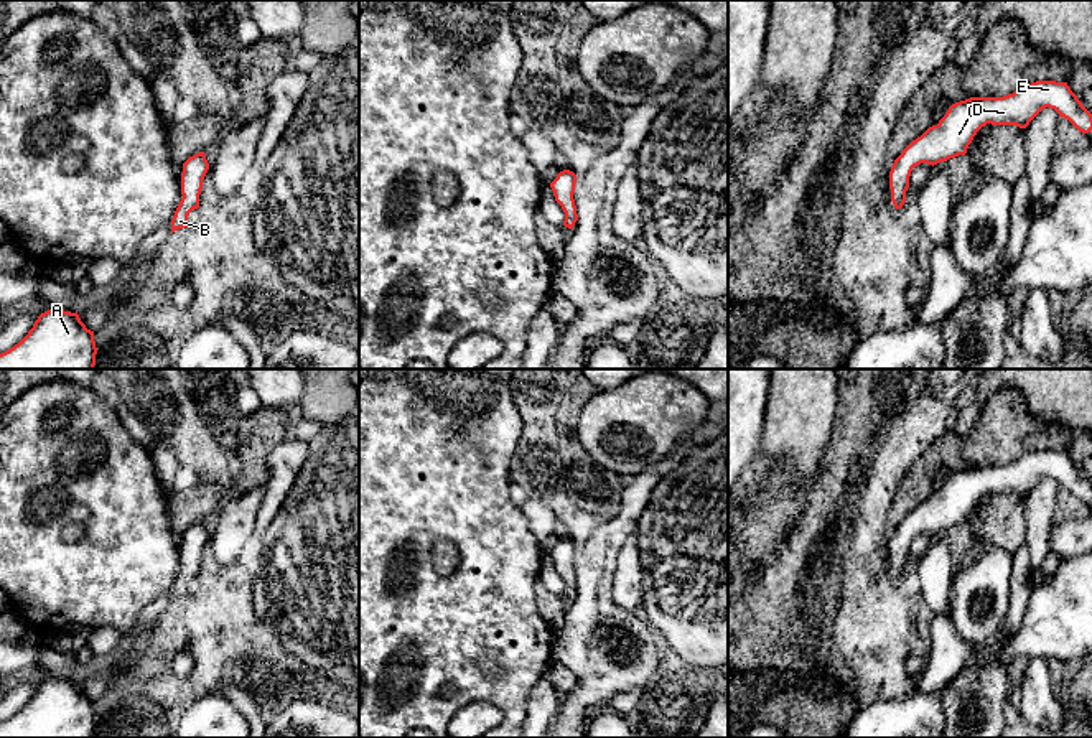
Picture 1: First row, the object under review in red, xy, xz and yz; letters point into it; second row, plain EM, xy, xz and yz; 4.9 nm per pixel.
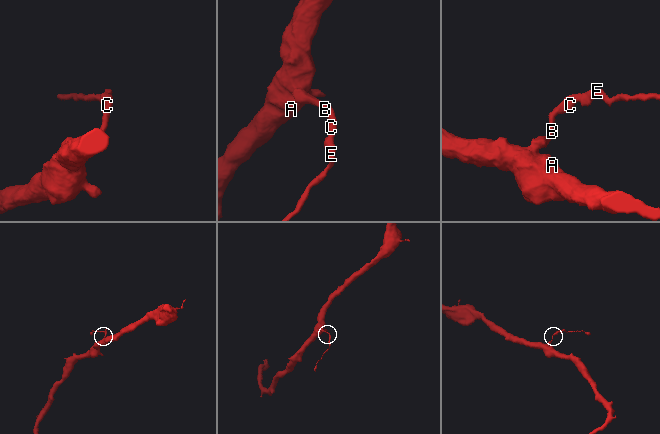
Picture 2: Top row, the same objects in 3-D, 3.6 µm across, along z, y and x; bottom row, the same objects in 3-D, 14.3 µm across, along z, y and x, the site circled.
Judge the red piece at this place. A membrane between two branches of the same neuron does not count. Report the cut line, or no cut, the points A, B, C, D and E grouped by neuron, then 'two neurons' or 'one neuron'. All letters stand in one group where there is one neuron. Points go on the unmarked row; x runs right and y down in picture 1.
no cut | A B C D E | one neuron

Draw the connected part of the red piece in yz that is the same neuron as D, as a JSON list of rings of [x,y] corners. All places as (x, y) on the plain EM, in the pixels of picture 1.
[[[1036,450],[1003,466],[970,466],[949,476],[937,494],[912,509],[889,540],[891,570],[896,578],[906,572],[909,545],[921,532],[937,534],[965,524],[977,501],[987,493],[1026,497],[1043,479],[1054,478],[1082,504],[1092,499],[1092,483],[1067,451]]]

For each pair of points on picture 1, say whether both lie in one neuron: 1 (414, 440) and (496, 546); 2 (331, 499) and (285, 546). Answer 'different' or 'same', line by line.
1: same
2: same

